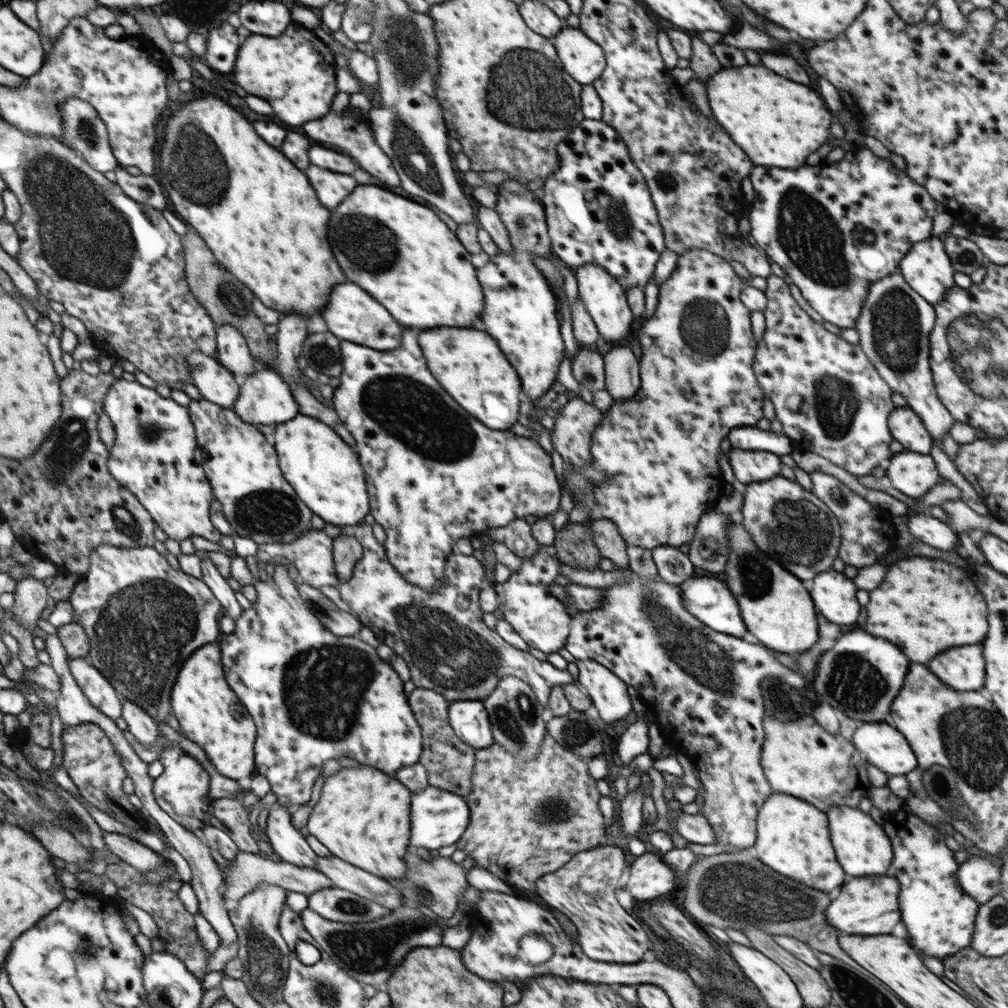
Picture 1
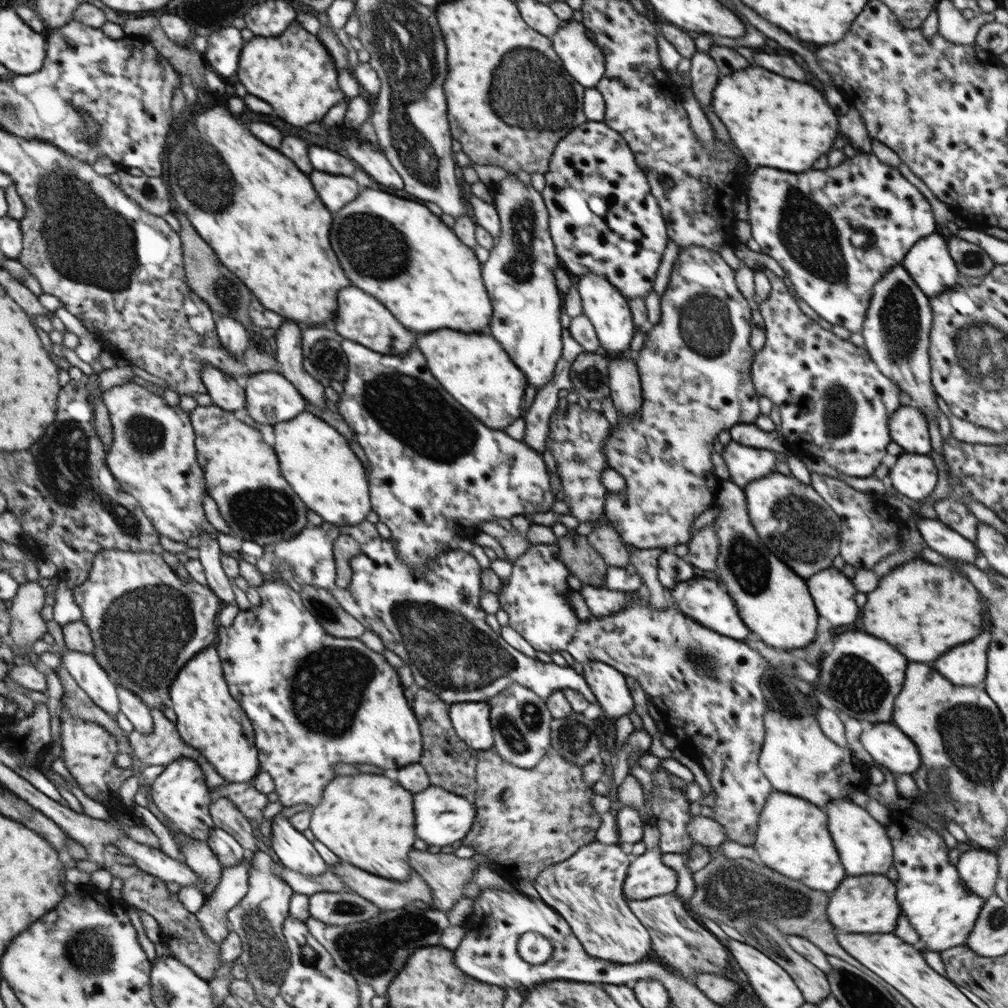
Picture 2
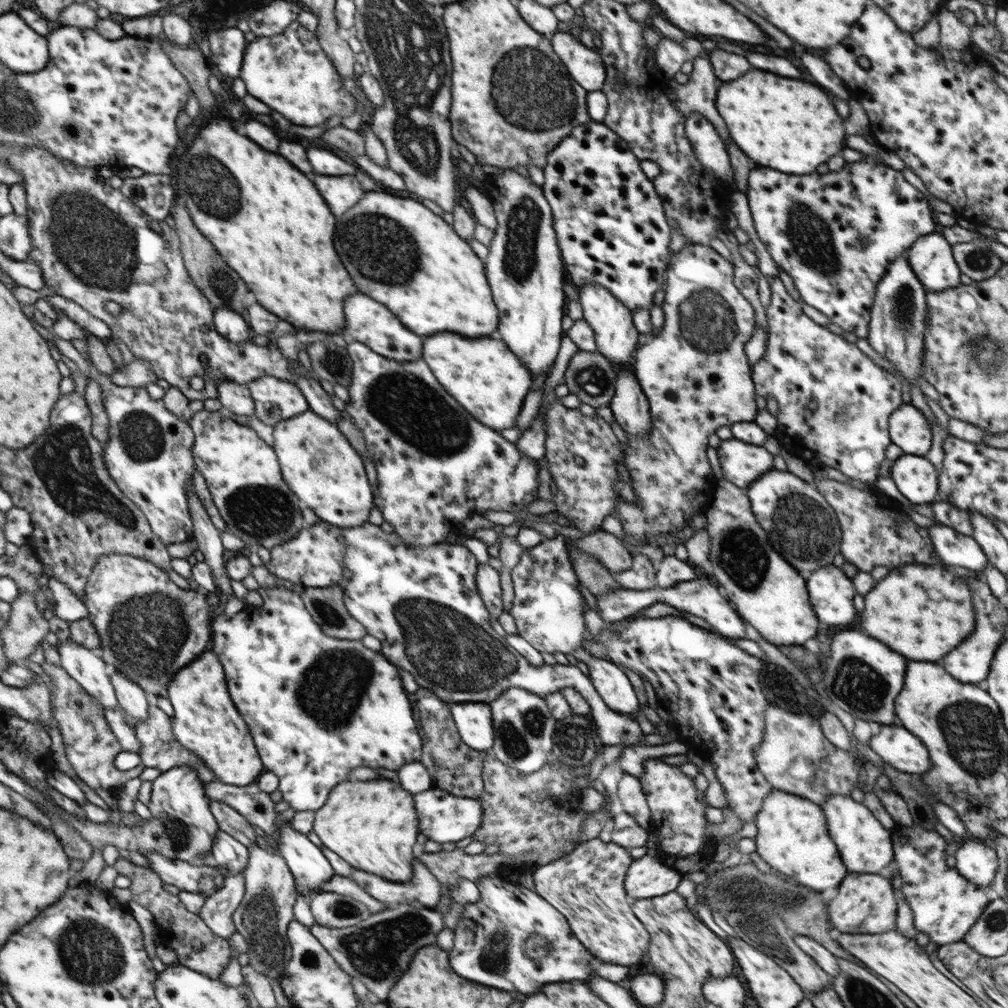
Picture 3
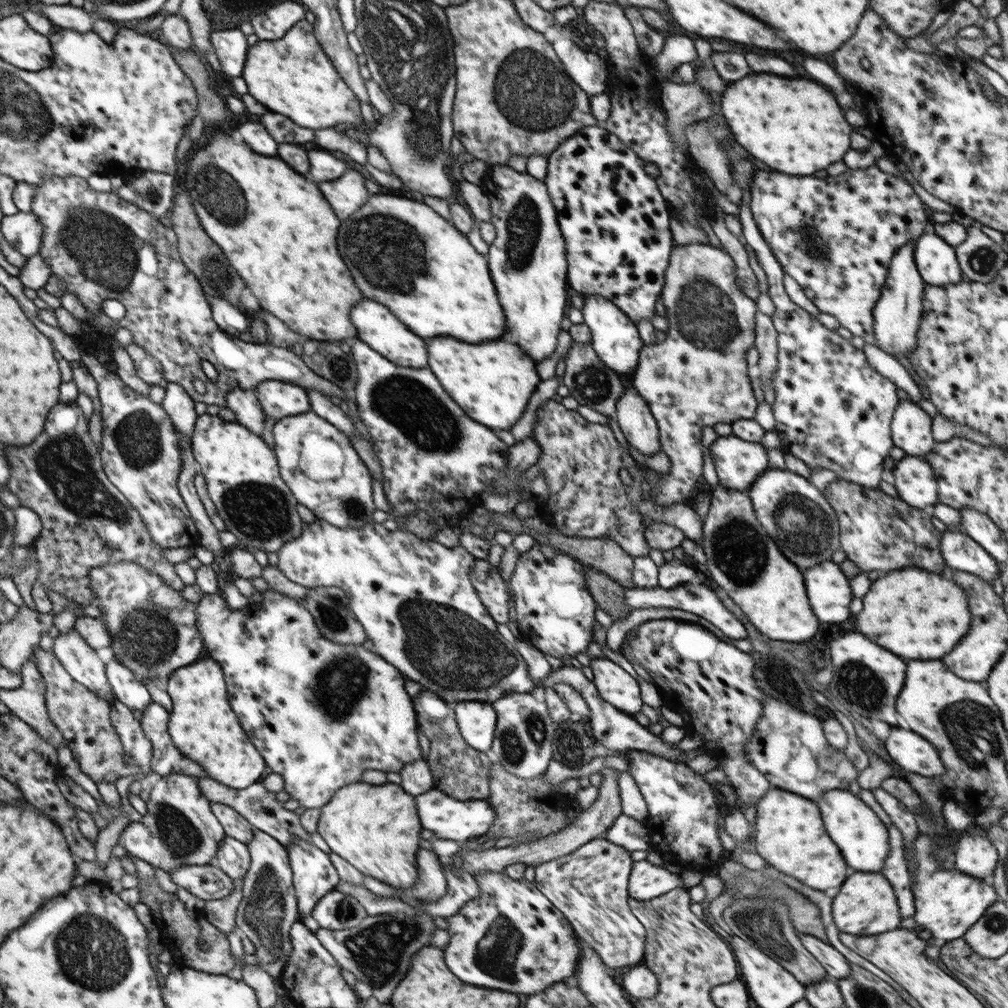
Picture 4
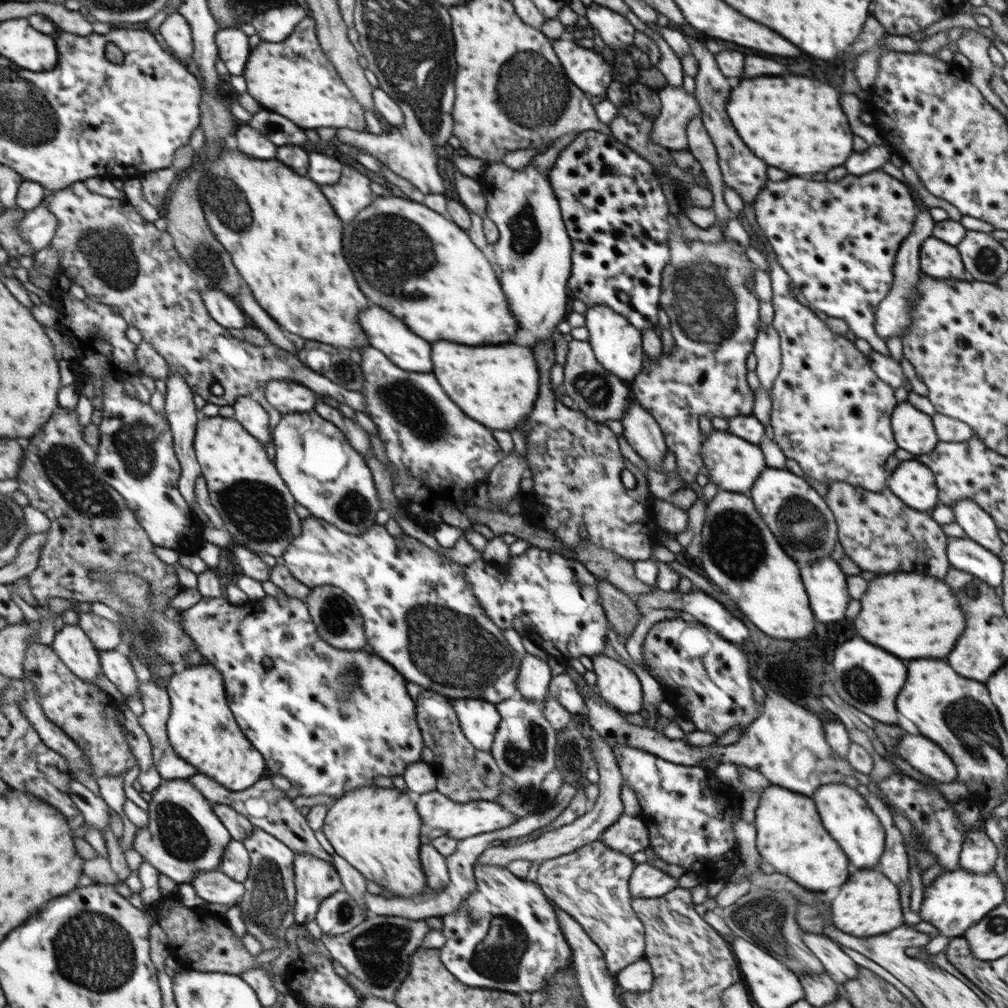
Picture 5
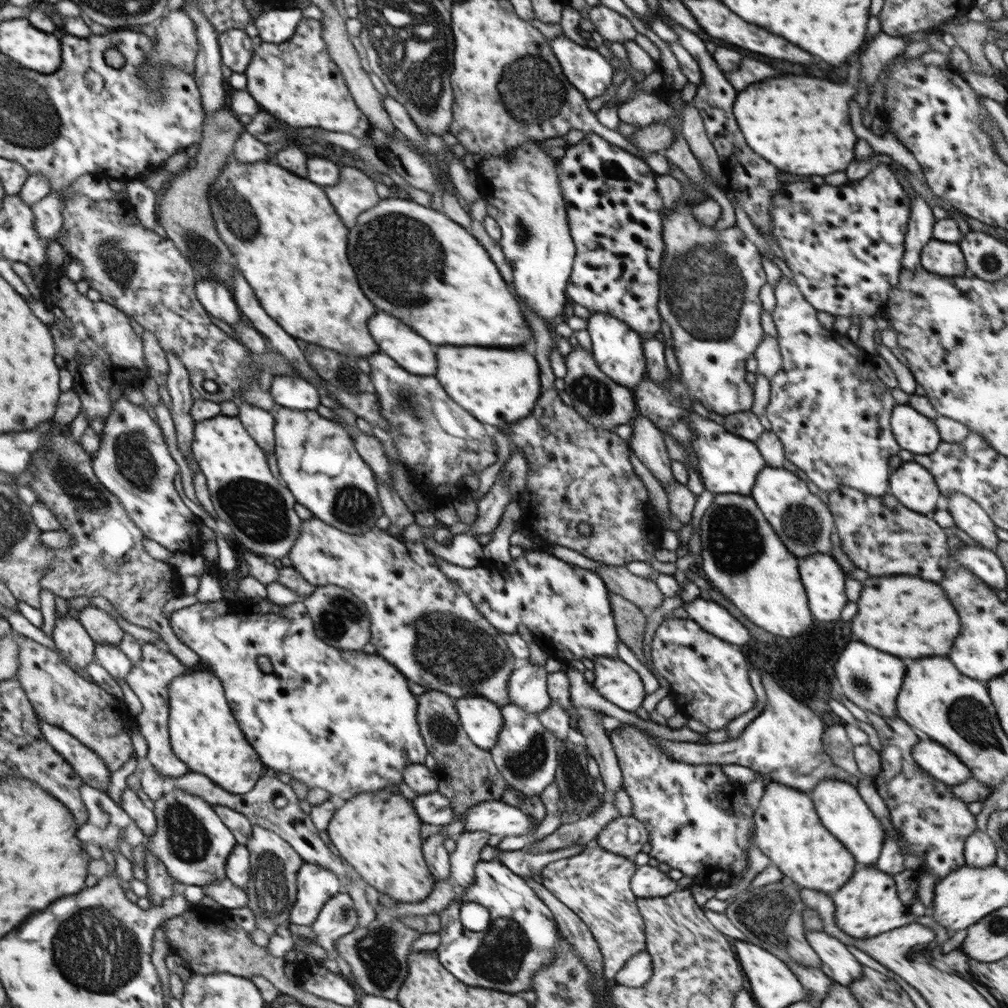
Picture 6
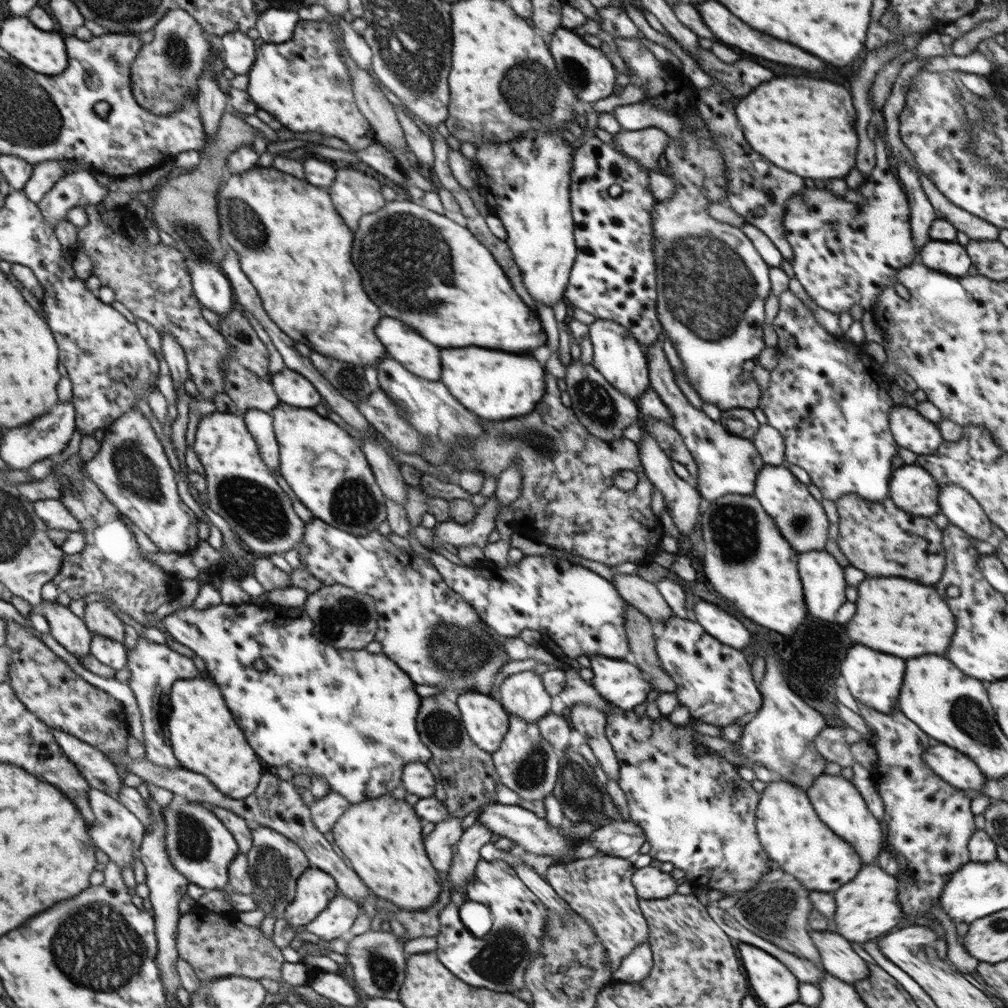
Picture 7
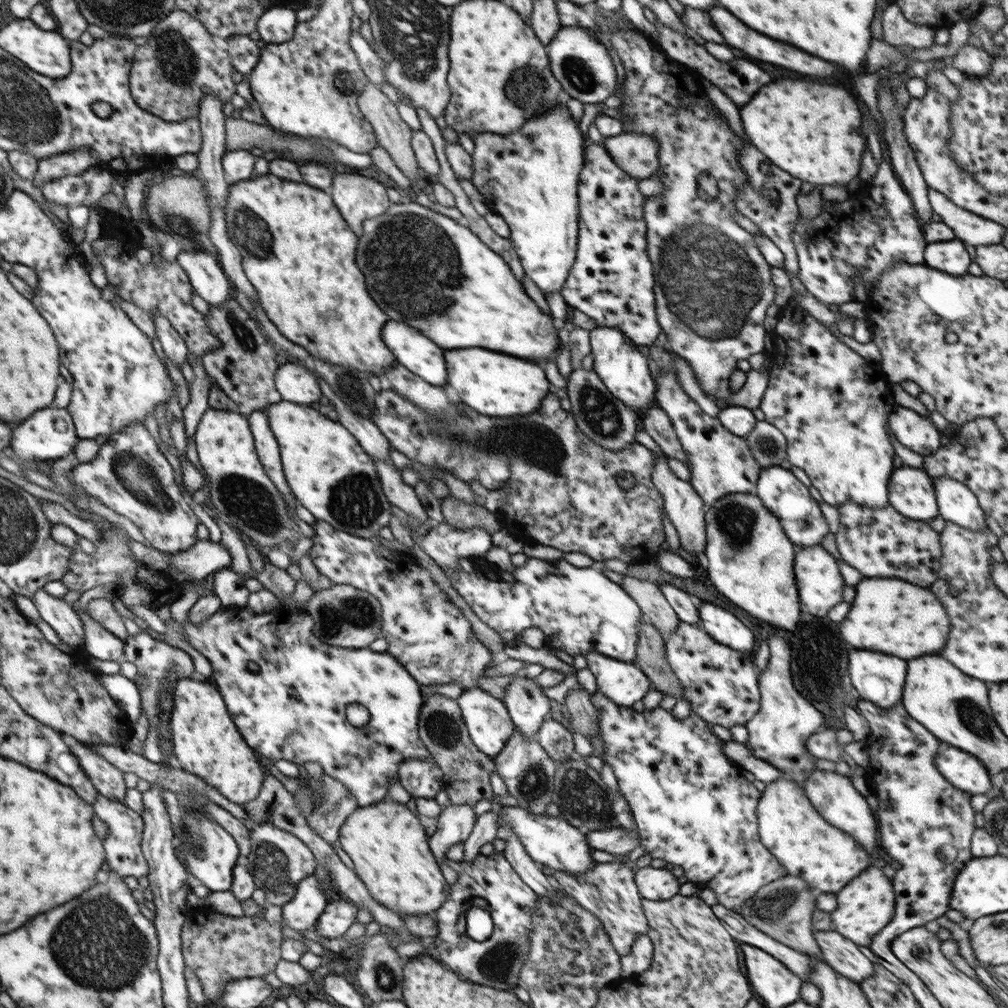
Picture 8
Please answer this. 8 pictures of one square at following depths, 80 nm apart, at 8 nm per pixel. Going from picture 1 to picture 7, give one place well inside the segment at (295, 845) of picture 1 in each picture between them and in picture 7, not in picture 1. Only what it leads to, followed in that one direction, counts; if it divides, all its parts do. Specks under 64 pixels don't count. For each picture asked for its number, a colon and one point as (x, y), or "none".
2: (294, 851)
3: (311, 869)
4: (314, 876)
5: (315, 879)
6: (315, 885)
7: (315, 889)

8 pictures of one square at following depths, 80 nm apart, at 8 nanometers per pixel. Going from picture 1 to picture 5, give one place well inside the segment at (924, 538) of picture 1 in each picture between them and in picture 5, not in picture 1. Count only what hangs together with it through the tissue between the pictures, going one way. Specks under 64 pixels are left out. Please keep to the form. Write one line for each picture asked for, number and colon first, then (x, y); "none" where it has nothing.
2: (950, 542)
3: (956, 549)
4: (962, 554)
5: (964, 554)

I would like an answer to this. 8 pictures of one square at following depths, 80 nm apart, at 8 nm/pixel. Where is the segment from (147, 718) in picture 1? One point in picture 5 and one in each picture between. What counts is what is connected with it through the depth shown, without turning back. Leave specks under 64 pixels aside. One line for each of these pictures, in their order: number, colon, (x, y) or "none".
2: (136, 710)
3: (134, 700)
4: (126, 687)
5: (115, 664)

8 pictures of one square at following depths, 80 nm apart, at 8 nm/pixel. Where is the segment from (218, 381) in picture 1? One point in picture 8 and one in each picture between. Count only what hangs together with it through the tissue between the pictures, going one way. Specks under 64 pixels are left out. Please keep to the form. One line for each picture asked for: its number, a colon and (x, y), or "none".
2: (225, 392)
3: (236, 398)
4: (248, 412)
5: (249, 413)
6: (259, 423)
7: (259, 423)
8: (266, 445)

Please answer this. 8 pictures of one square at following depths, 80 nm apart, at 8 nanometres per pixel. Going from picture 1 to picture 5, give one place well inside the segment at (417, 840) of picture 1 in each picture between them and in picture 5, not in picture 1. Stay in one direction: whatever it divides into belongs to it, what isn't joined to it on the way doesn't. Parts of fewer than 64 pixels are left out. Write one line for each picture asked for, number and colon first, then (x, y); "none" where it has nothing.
2: (442, 818)
3: (443, 818)
4: (449, 819)
5: (460, 821)

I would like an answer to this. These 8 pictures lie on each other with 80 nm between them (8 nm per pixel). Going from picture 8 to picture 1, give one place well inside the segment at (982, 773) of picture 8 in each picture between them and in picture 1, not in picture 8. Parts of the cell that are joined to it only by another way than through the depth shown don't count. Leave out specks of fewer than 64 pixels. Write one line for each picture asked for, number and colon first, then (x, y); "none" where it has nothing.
1: (885, 747)
2: (887, 744)
3: (906, 753)
4: (913, 753)
5: (928, 758)
6: (942, 764)
7: (959, 771)

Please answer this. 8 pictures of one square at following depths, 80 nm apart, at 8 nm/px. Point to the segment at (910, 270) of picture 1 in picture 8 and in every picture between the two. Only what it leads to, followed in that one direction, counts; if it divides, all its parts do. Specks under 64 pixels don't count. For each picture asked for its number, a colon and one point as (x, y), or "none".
2: (929, 263)
3: (931, 257)
4: (936, 261)
5: (938, 259)
6: (943, 258)
7: (949, 257)
8: (950, 256)

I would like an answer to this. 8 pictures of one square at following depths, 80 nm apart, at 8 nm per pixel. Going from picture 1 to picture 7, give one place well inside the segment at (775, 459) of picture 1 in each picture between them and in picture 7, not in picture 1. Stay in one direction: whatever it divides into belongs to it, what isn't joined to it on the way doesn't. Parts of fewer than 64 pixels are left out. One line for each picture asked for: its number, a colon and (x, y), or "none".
2: (745, 463)
3: (741, 463)
4: (738, 463)
5: (733, 464)
6: (727, 463)
7: (727, 464)

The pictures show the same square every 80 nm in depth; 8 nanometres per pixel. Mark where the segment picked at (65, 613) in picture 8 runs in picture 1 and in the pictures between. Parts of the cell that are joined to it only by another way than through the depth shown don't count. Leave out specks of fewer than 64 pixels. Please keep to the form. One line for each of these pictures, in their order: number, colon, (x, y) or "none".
1: (94, 684)
2: (83, 667)
3: (90, 672)
4: (80, 660)
5: (74, 647)
6: (73, 642)
7: (69, 630)

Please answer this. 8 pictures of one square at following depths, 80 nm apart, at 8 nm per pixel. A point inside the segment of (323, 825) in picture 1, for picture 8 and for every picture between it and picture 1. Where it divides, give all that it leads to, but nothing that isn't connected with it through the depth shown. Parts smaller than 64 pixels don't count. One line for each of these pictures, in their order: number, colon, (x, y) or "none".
2: (367, 820)
3: (373, 825)
4: (376, 829)
5: (377, 830)
6: (378, 833)
7: (382, 837)
8: (387, 843)

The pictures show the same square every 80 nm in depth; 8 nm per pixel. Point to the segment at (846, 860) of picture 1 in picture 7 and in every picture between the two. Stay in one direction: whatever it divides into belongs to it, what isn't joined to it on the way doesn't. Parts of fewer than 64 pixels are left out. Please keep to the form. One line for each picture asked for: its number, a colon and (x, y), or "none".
2: (864, 846)
3: (865, 846)
4: (863, 839)
5: (845, 814)
6: (838, 804)
7: (837, 802)

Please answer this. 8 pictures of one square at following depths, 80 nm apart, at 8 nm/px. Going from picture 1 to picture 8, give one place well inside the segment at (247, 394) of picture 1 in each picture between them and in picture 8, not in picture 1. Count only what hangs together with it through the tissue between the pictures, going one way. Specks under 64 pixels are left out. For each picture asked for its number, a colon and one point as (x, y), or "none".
2: (270, 398)
3: (276, 400)
4: (278, 399)
5: (287, 396)
6: (297, 393)
7: (291, 388)
8: (297, 385)

